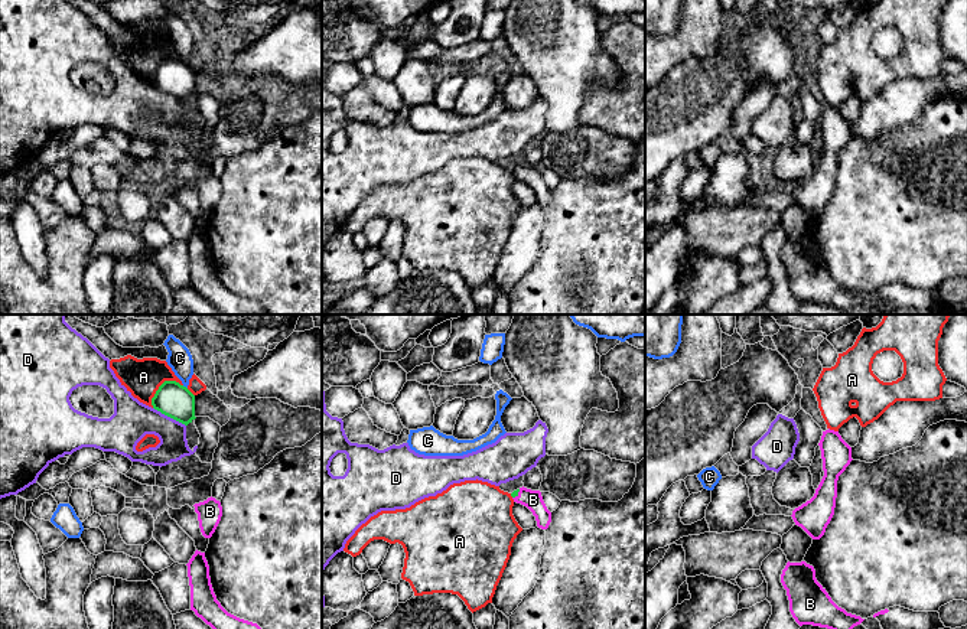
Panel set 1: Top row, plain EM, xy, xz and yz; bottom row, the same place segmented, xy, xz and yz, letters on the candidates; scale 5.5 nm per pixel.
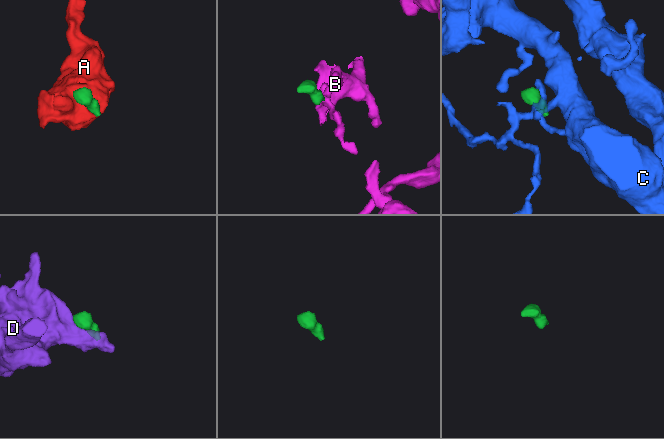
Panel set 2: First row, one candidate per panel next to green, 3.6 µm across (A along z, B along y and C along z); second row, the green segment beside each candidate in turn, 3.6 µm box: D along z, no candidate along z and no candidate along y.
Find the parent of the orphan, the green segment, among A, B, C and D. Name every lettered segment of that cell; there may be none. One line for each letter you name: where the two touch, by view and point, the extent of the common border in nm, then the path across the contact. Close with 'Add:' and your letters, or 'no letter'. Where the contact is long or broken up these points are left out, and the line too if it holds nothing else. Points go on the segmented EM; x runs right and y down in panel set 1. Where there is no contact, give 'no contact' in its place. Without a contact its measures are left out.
B: contact xz (517, 494); length 70 nm; way xz (514, 494), (517, 494), (533, 499)
Add: B

